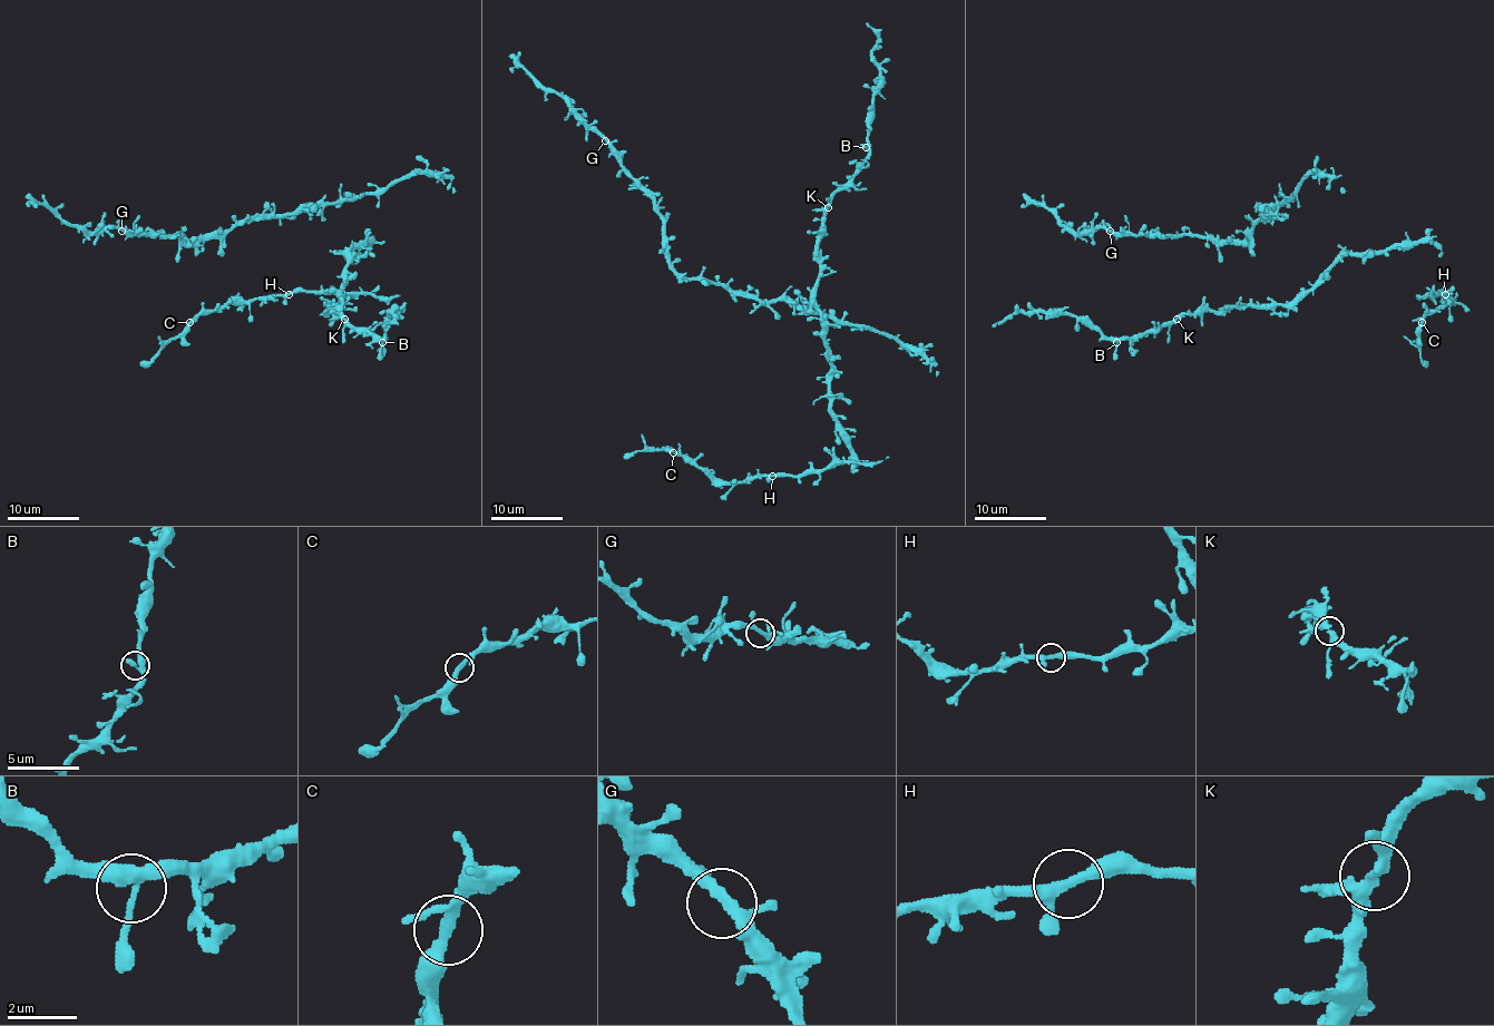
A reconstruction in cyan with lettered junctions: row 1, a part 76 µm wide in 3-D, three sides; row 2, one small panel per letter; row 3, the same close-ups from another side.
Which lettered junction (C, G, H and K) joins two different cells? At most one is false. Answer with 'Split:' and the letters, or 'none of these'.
Split: none of these

